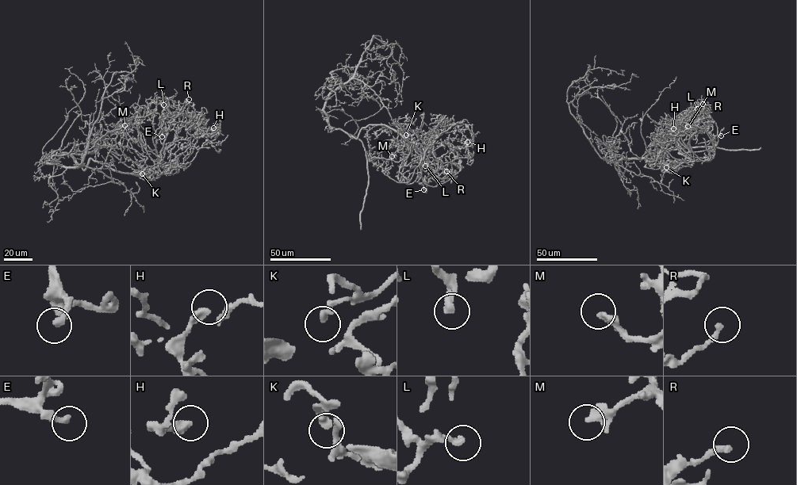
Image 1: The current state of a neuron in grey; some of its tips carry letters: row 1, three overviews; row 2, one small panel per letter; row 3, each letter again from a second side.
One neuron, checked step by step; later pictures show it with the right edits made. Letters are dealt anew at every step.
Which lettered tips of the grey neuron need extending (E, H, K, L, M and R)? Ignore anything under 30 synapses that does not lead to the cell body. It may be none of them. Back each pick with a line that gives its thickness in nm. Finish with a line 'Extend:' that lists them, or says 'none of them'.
Extend: none of them

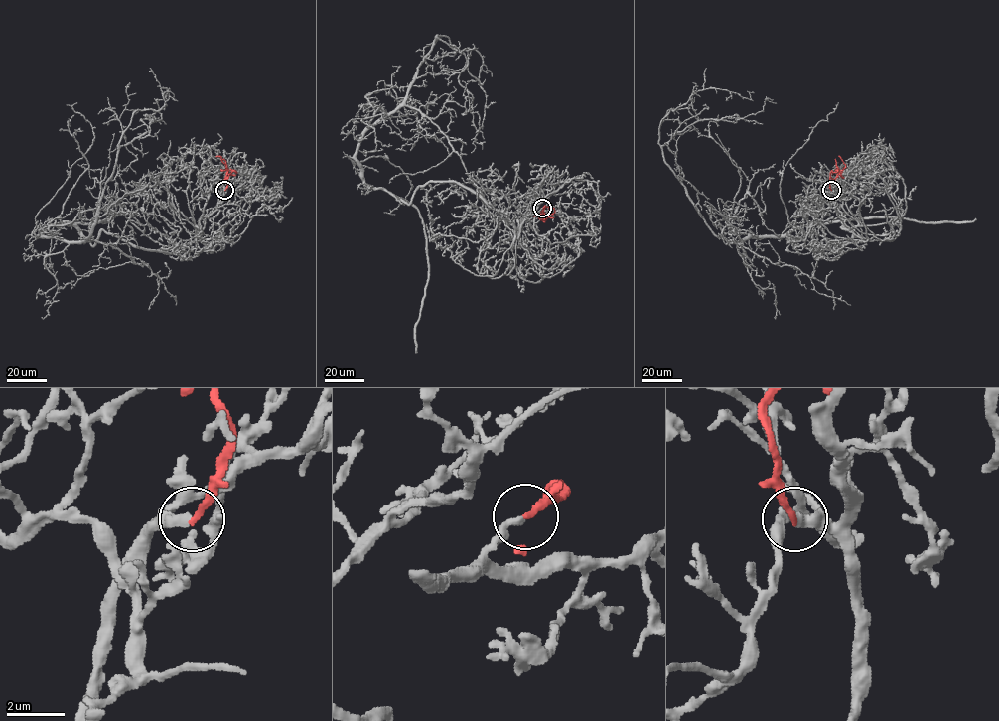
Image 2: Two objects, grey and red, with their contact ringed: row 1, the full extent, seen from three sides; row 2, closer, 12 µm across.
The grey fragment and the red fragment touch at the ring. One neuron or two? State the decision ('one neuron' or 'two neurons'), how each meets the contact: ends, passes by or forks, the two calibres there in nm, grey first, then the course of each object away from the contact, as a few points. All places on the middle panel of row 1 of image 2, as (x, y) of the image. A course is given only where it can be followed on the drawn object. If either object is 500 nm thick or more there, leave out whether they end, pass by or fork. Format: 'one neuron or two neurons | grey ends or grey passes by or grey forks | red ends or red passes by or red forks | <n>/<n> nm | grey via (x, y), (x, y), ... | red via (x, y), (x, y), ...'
one neuron | grey ends | red ends | 280/240 nm | grey via (543, 208), (516, 228), (447, 182), (405, 204), (370, 187), (356, 157), (437, 35), (482, 57), (480, 130) | red via (543, 208), (546, 207), (543, 211), (545, 220), (534, 216)

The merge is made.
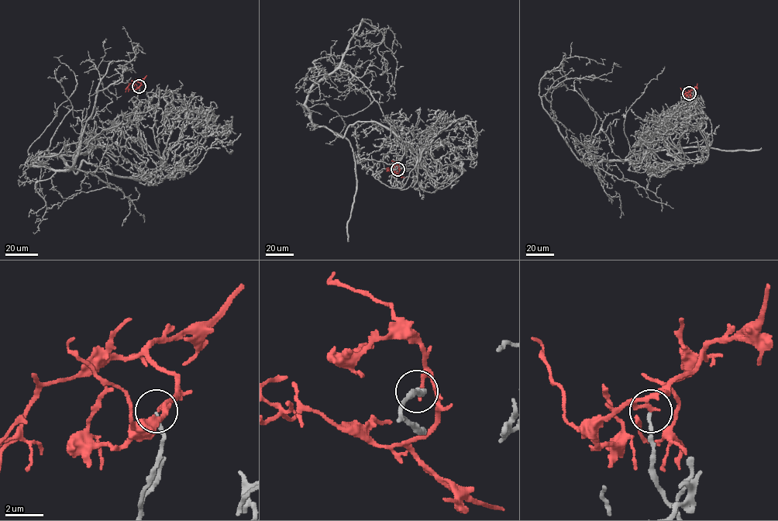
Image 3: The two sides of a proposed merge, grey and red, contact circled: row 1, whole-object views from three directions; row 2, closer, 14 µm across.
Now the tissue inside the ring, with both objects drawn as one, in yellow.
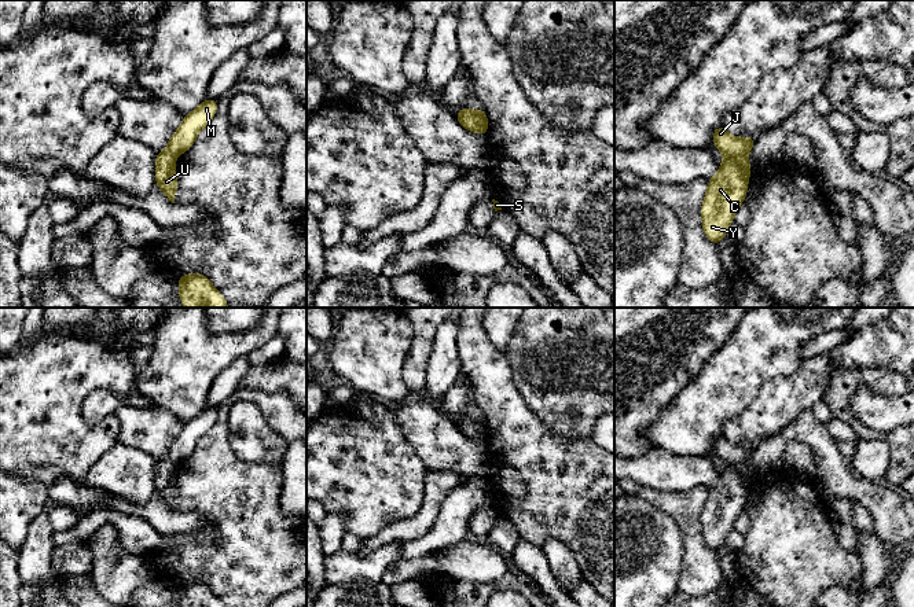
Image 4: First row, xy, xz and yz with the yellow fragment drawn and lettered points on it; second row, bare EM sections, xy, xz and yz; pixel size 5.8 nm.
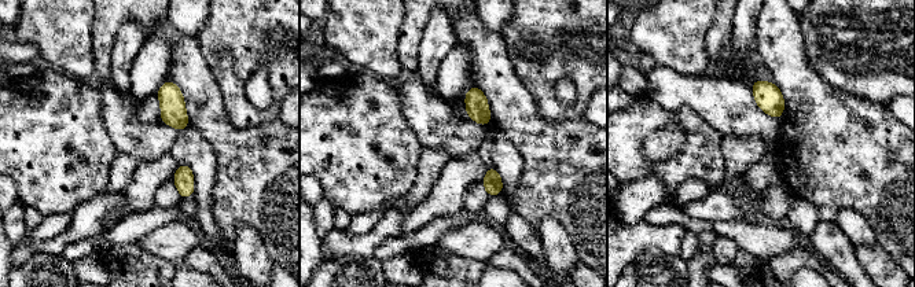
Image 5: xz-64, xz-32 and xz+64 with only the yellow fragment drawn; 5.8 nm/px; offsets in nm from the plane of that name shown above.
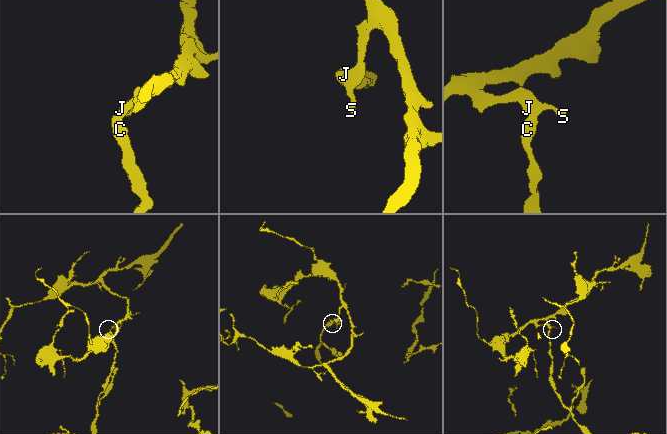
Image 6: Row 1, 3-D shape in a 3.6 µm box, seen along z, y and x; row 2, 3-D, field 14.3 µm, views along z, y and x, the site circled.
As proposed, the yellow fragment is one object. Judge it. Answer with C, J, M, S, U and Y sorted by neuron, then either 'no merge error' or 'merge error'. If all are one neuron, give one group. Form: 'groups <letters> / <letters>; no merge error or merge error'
groups C U Y / J M S; merge error

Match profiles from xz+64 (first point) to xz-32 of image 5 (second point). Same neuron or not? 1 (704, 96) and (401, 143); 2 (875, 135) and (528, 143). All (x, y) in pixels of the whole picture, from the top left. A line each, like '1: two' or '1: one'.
1: two
2: one

